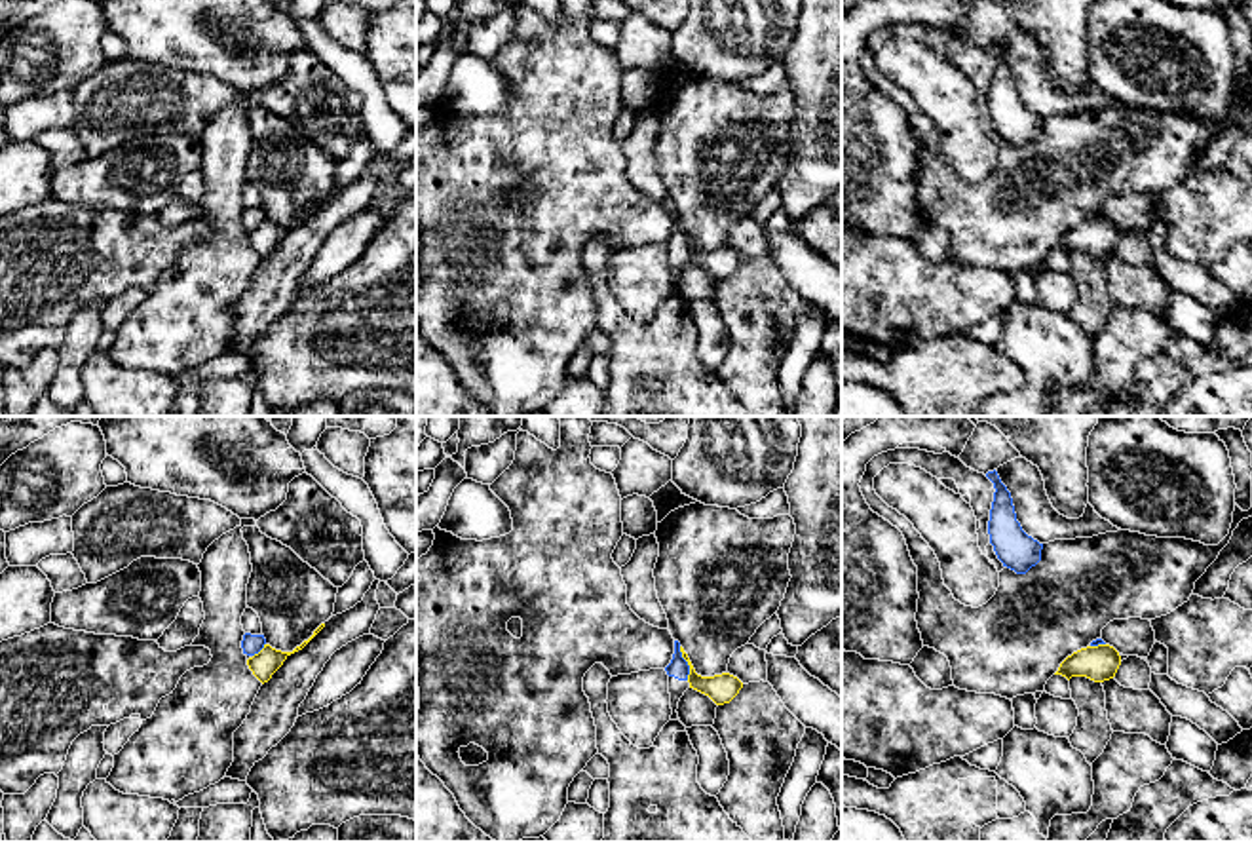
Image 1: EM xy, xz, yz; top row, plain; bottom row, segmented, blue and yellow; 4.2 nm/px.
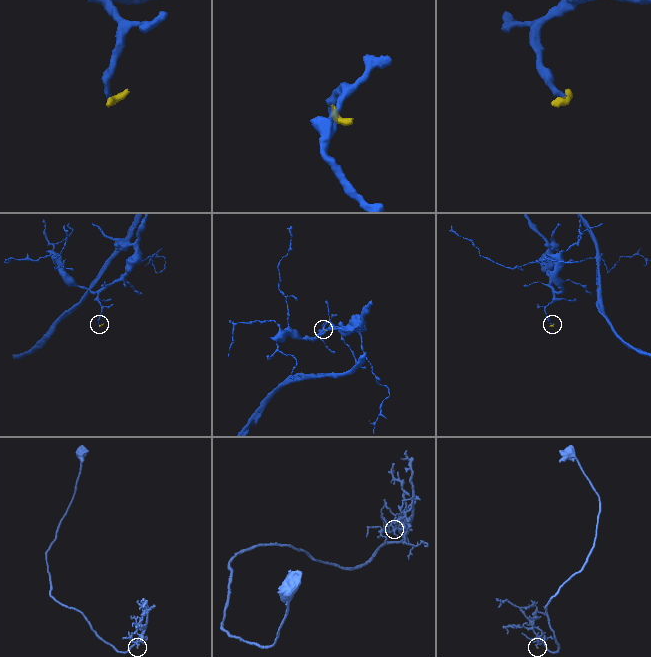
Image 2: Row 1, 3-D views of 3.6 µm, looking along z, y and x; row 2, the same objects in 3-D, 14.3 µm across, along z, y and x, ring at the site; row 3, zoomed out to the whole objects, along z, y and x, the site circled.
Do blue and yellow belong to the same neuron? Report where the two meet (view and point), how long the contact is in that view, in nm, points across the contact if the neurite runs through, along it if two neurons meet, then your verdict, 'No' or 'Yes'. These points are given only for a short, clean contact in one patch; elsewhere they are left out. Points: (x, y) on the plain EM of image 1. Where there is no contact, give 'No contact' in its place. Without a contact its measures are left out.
Touches blue at xz (686, 238). Shared border 150 nm. Boundary: xz (679, 221), (688, 240), (688, 253). No

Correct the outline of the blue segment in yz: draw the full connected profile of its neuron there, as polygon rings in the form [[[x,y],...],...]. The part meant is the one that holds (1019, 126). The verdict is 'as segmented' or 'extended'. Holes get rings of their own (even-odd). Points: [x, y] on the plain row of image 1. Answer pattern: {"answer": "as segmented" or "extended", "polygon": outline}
{"answer": "as segmented", "polygon": [[[988,46],[986,51],[996,63],[988,95],[990,118],[1003,141],[1016,148],[1026,148],[1041,135],[1043,118],[1022,105],[1016,95],[1011,67],[1001,57],[997,46]]]}

